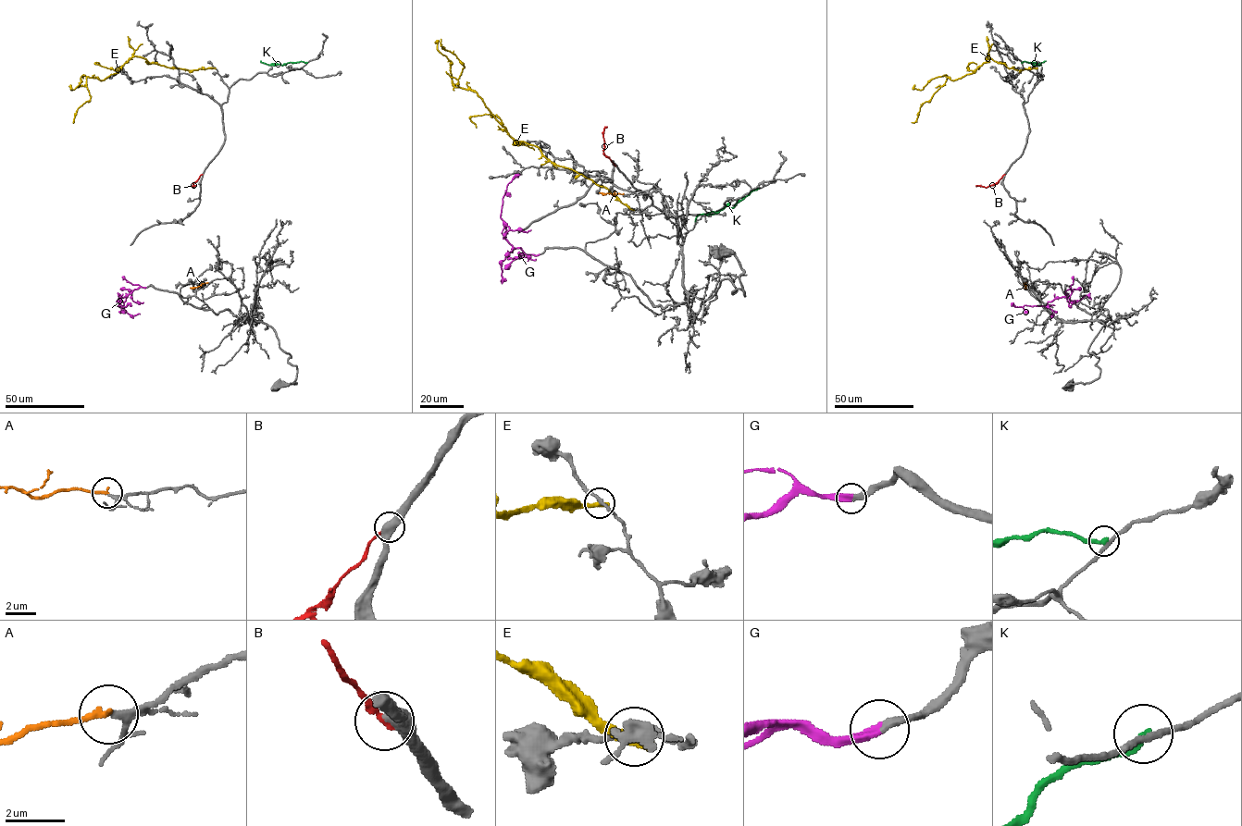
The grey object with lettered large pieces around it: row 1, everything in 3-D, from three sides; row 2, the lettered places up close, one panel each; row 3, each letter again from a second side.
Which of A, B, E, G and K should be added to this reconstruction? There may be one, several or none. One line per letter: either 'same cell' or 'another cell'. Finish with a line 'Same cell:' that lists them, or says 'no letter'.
A: same cell
B: another cell
E: another cell
G: same cell
K: another cell
Same cell: A, G

